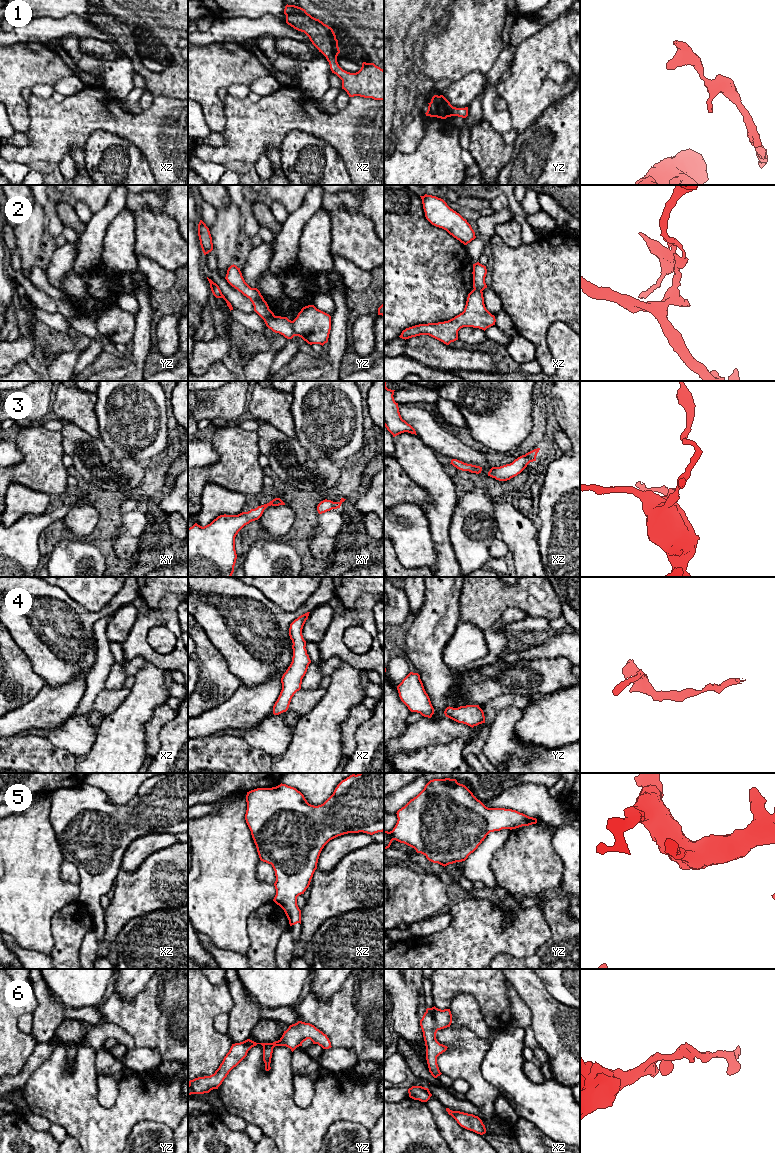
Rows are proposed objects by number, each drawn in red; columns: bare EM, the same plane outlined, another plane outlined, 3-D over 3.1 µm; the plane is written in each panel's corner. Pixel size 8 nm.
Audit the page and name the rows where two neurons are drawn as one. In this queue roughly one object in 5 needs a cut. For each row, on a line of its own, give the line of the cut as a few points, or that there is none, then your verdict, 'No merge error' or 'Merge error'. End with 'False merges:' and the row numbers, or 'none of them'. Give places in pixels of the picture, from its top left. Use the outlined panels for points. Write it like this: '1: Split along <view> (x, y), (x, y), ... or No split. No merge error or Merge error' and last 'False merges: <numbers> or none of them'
1: No split. No merge error
2: Split along yz (291, 321), (295, 335). Merge error
3: No split. No merge error
4: No split. No merge error
5: No split. No merge error
6: No split. No merge error
False merges: 2

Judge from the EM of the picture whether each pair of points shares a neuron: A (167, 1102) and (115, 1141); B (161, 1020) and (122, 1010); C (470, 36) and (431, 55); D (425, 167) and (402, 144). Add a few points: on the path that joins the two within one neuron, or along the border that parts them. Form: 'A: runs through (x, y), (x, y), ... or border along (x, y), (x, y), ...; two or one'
A: runs through (152, 1102), (146, 1102), (122, 1126); one
B: runs through (151, 1018), (132, 1016); one
C: runs through (460, 46), (449, 55), (441, 55); one
D: border along (423, 132), (412, 151), (394, 150); two

